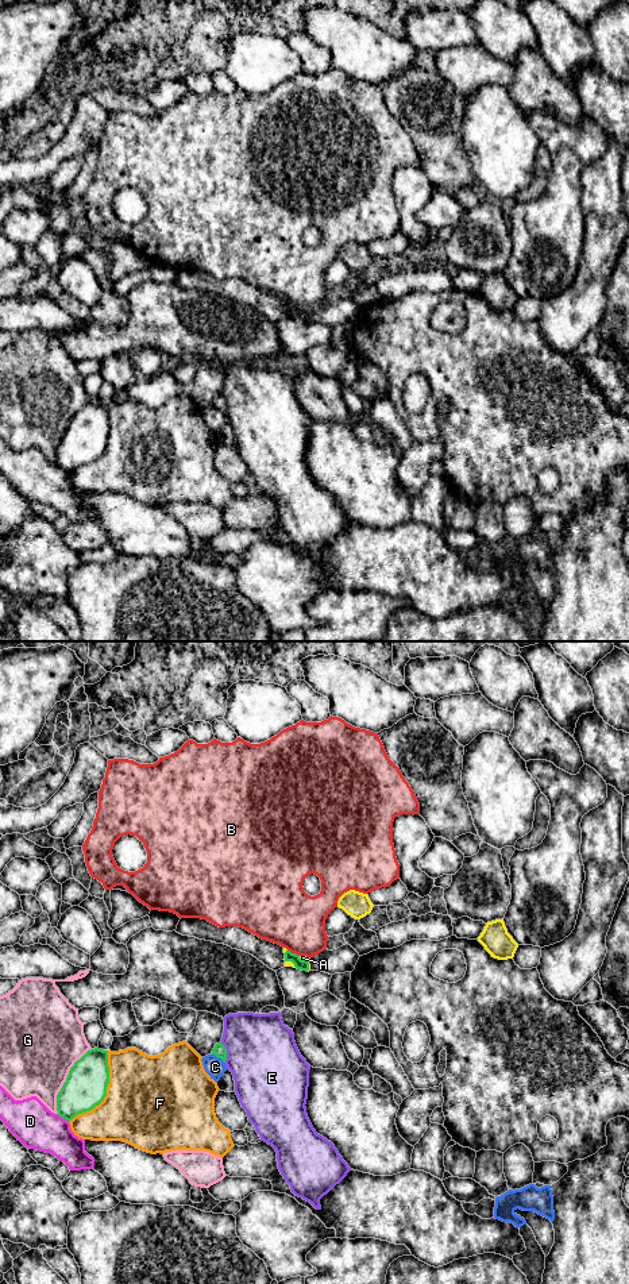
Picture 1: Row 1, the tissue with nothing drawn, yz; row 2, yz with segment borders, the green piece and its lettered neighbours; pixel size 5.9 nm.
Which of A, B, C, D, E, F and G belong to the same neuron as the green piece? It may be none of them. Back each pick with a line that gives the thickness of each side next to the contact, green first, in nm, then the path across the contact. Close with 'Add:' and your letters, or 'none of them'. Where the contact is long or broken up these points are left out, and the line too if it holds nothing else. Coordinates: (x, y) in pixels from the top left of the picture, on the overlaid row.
Add: none of them

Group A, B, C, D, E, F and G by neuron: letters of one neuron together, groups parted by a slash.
A / B / C / D / E / F / G

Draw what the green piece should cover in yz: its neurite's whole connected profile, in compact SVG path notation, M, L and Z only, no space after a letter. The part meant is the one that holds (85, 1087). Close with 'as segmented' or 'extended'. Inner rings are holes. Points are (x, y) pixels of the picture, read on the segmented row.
M88 1050L70 1068L57 1095L58 1115L70 1122L76 1115L93 1110L107 1096L108 1084L108 1050Z; as segmented

